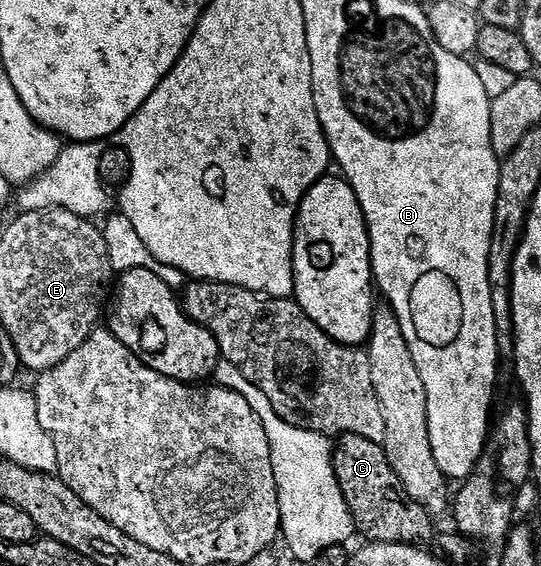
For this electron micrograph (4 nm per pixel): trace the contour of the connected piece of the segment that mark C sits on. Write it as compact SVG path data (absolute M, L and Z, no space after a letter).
M341 435L334 447L332 464L336 470L338 485L342 489L342 497L346 497L346 505L352 514L355 530L359 534L361 531L365 540L420 545L423 544L423 539L433 538L433 516L400 490L398 477L392 472L392 466L381 444L366 437Z

